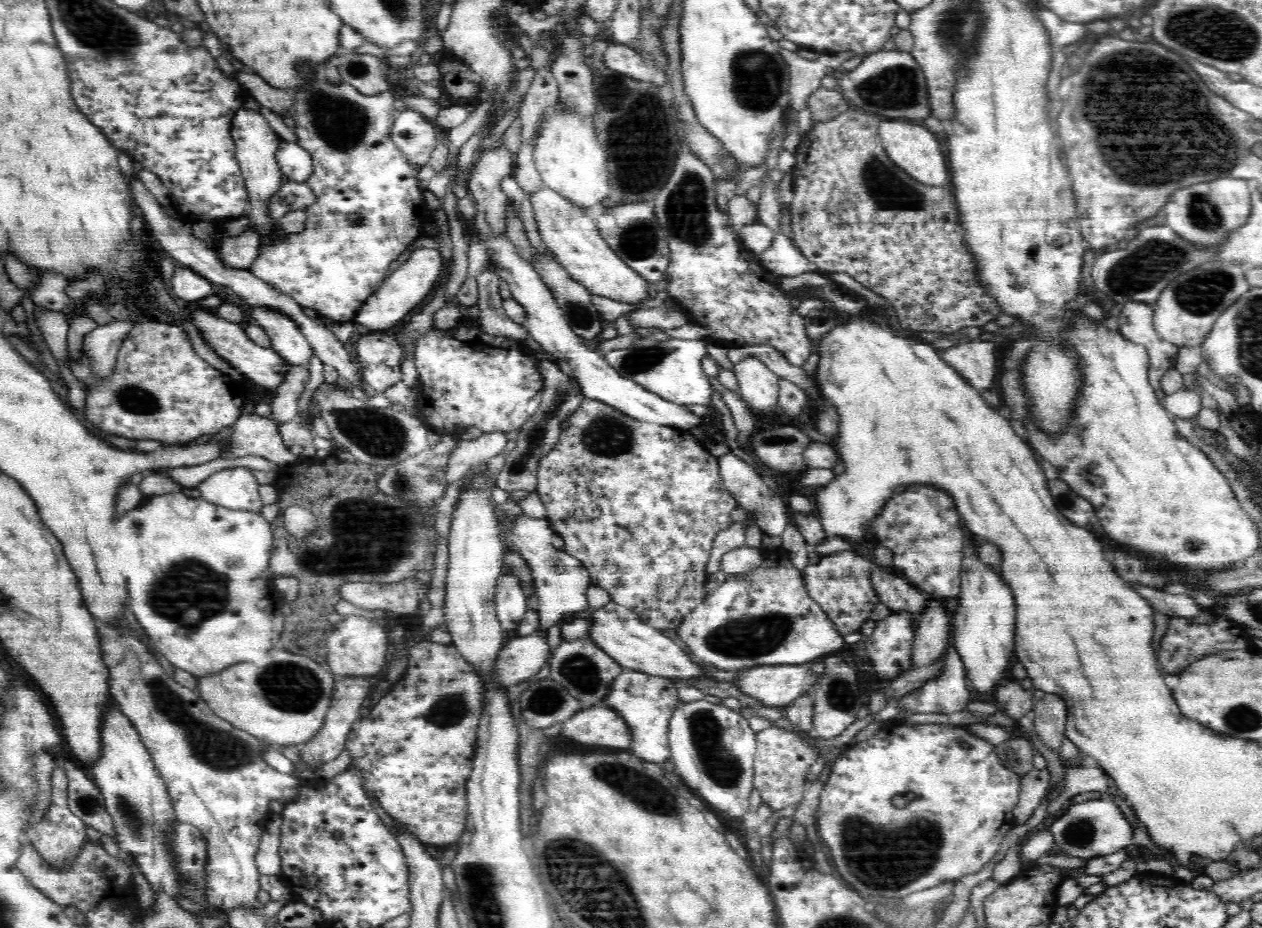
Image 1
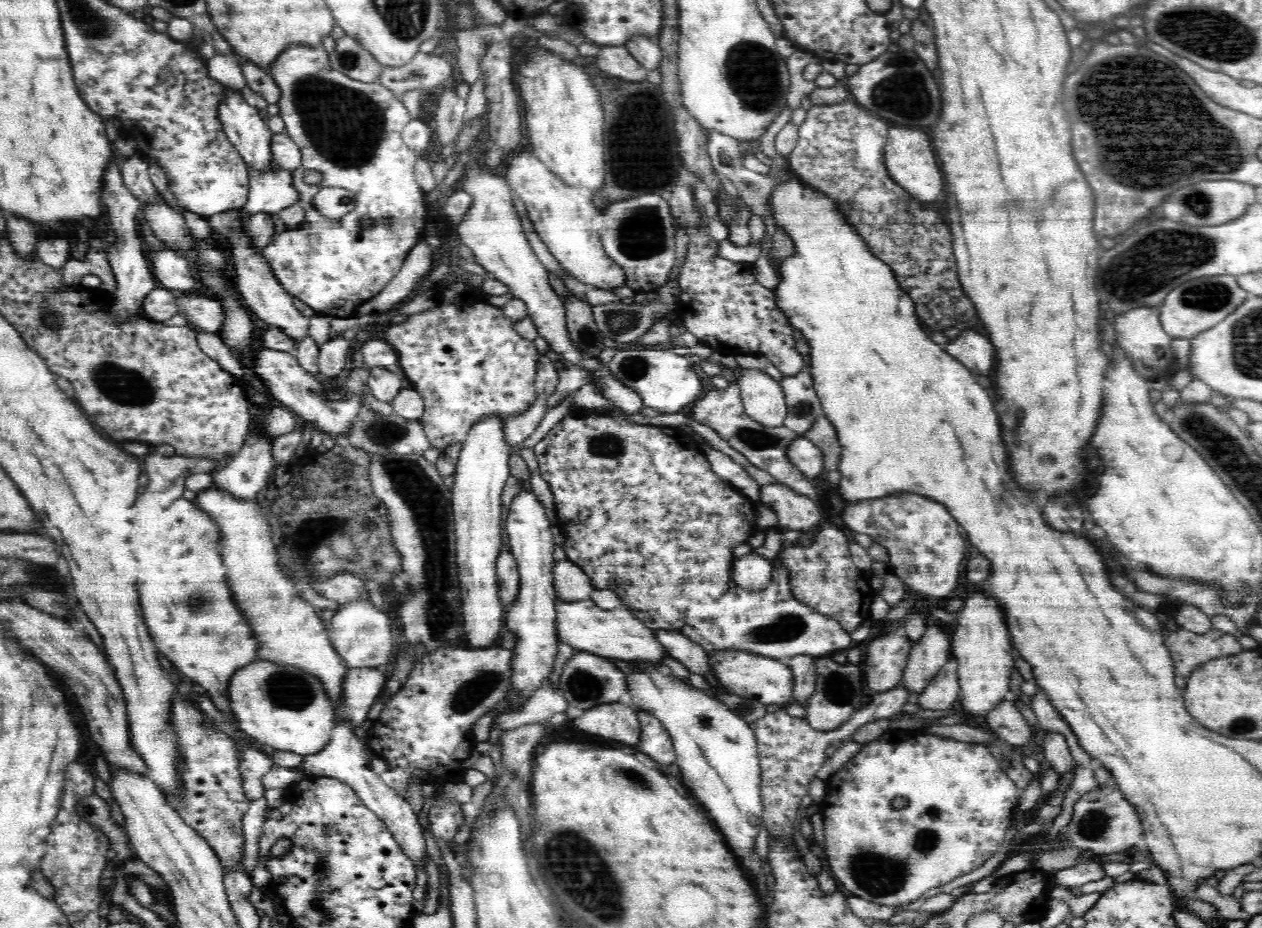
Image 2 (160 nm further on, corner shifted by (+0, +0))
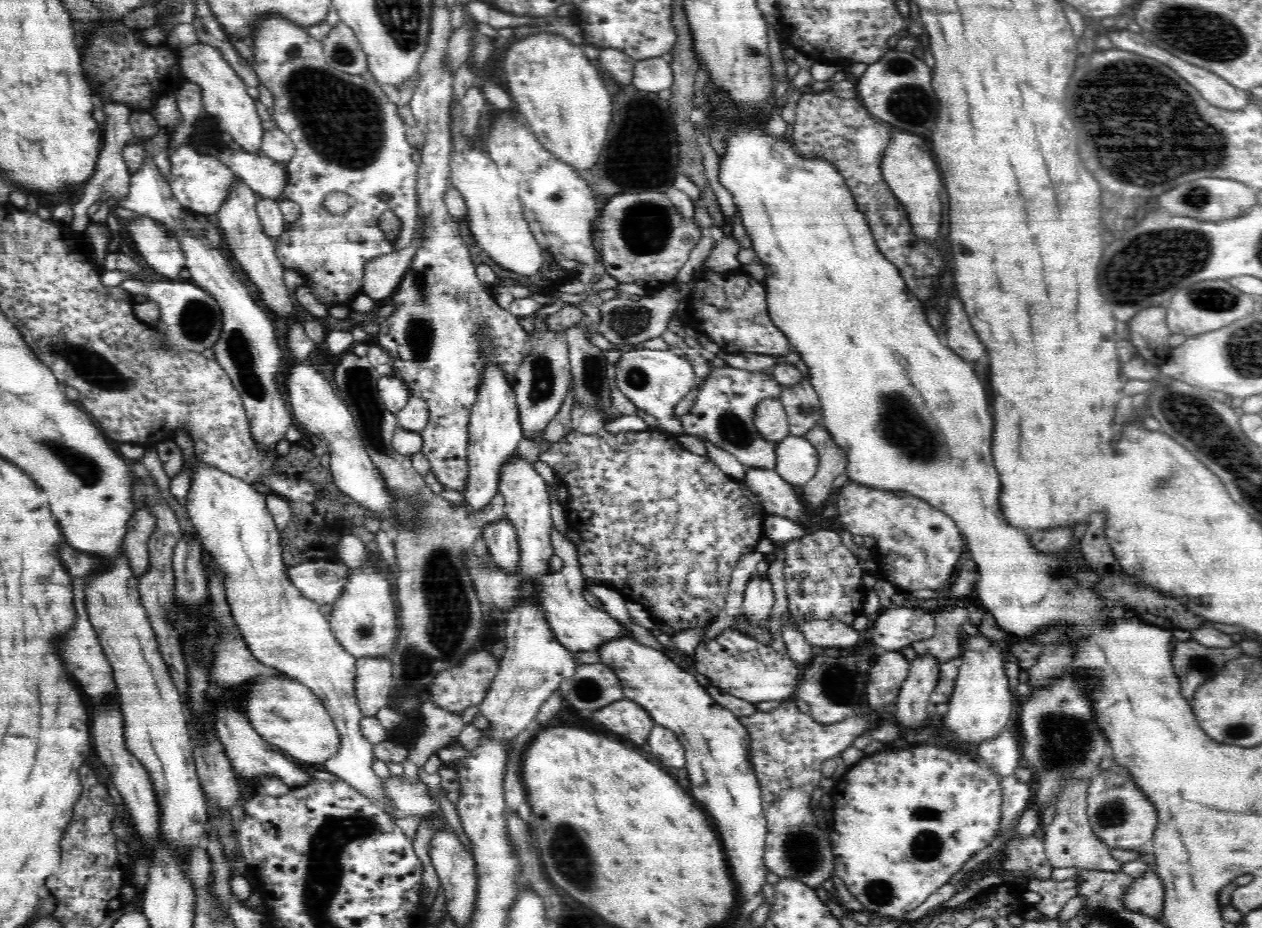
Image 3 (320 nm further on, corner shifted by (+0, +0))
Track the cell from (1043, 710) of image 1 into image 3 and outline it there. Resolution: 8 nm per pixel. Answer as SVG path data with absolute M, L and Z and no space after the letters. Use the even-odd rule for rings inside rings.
M1067 780L1058 796L1055 805L1055 815L1051 824L1045 829L1043 836L1045 855L1050 866L1054 868L1081 868L1090 870L1104 870L1110 872L1122 871L1122 863L1114 859L1110 846L1098 839L1088 816L1088 785L1084 780Z

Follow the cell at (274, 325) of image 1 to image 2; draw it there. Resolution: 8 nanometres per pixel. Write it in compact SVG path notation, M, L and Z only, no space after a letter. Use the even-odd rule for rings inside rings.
M242 209L229 210L225 214L210 216L208 219L212 230L218 232L220 239L225 240L228 244L227 254L232 262L235 262L236 289L246 309L254 318L274 324L276 328L284 332L285 336L288 336L289 340L292 340L293 344L300 344L303 338L308 336L310 320L294 307L292 296L289 296L288 292L277 284L276 277L272 276L268 264L265 264L264 255L253 246L249 235L246 234L248 218L242 216Z

